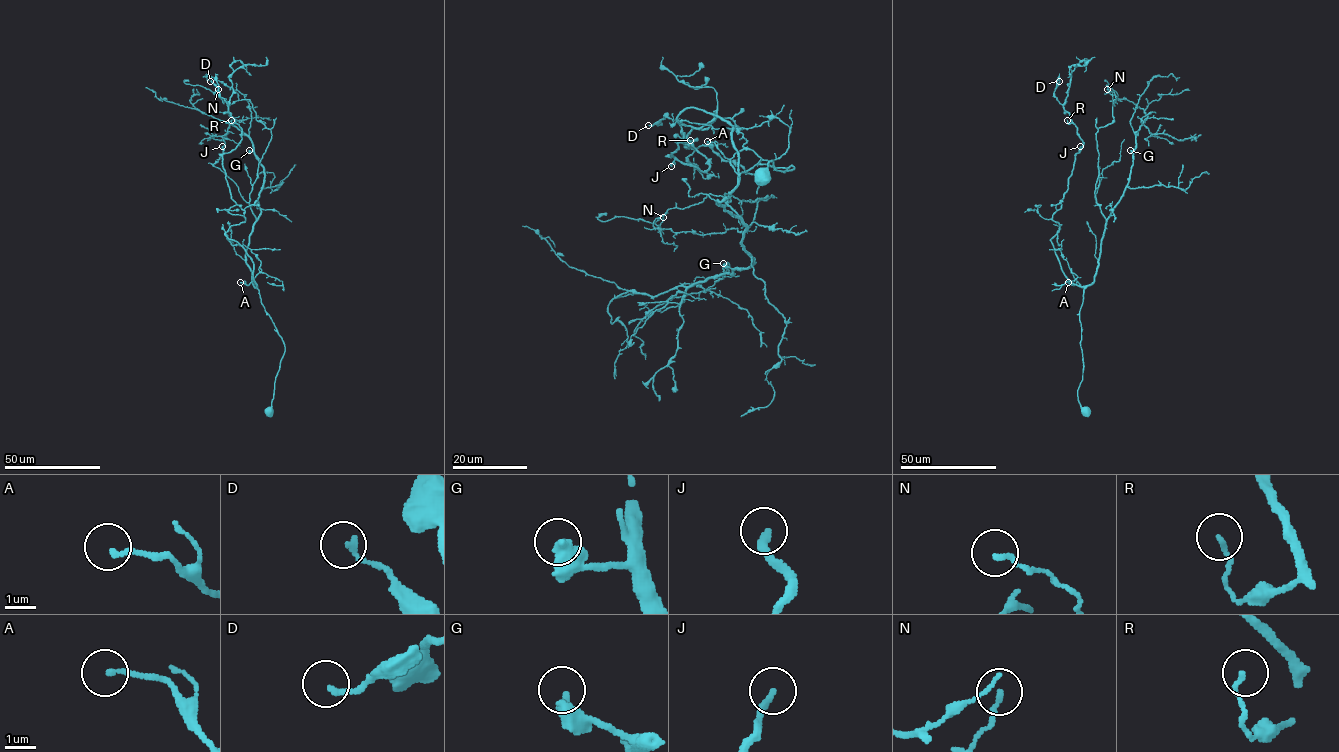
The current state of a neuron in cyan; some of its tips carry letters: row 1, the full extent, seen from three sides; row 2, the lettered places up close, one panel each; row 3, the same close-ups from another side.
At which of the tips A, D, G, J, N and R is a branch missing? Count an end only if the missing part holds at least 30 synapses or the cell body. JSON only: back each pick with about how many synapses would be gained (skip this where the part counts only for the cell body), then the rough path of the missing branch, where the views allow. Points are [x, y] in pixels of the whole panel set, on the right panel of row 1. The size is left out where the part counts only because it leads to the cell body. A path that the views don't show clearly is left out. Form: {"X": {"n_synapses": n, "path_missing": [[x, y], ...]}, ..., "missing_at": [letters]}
{"J": {"n_synapses": 50, "path_missing": [[1080, 146], [1063, 134], [1065, 112]]}, "missing_at": ["J"]}

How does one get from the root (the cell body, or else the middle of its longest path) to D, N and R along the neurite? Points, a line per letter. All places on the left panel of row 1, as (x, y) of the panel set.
D: (268, 410), (285, 346), (261, 302), (251, 258), (225, 235), (245, 220), (222, 163), (241, 128), (210, 81)
N: (268, 410), (285, 346), (246, 252), (256, 220), (250, 193), (271, 133), (249, 99), (230, 104), (218, 89)
R: (268, 410), (285, 346), (251, 258), (225, 235), (245, 220), (223, 167), (241, 138), (231, 120)

